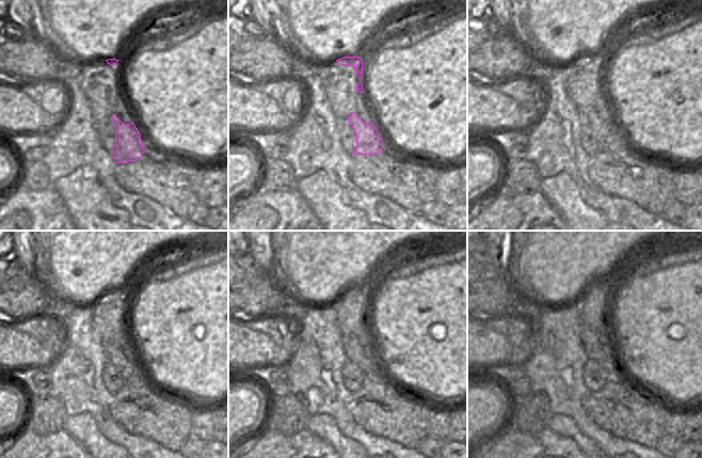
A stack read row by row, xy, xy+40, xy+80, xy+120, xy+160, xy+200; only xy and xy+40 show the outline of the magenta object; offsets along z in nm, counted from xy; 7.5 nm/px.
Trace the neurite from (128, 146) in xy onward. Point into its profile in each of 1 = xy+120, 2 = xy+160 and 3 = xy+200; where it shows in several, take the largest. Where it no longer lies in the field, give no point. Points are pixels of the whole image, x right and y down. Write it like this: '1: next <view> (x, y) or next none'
1: next xy+120 (116, 298)
2: next xy+160 (356, 348)
3: next xy+200 (594, 330)

